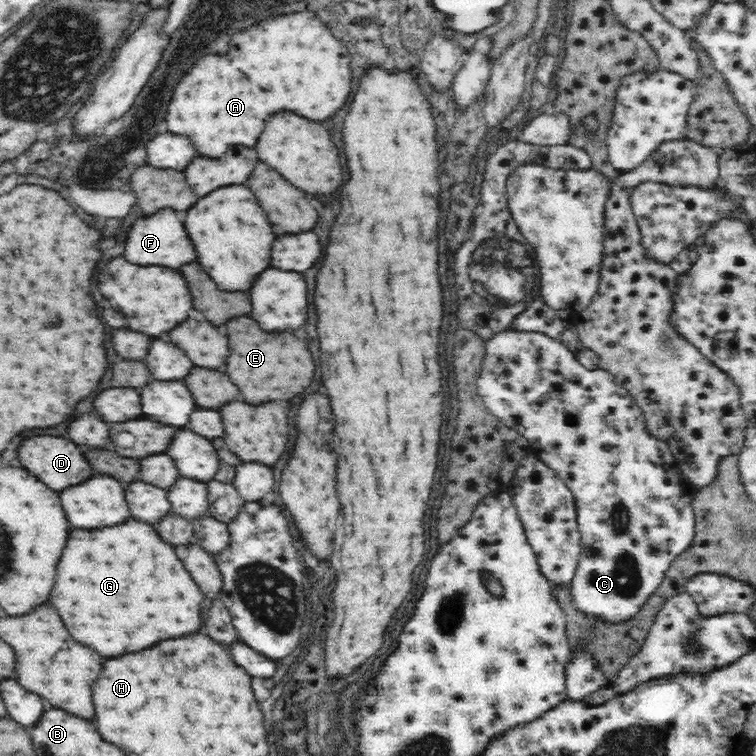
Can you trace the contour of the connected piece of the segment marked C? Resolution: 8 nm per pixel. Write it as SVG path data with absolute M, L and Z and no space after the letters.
M504 330L494 334L492 338L486 342L486 355L483 361L482 370L477 378L477 391L482 397L485 407L493 414L494 417L500 418L503 424L509 428L516 428L518 433L526 434L526 438L530 440L532 452L542 458L542 462L546 462L552 470L556 470L556 474L560 478L566 480L566 486L572 488L574 494L574 502L576 502L576 510L578 510L577 521L581 536L582 556L576 568L576 576L572 580L572 594L574 600L578 602L578 608L584 612L592 612L598 615L598 618L608 621L623 621L632 618L638 608L642 606L642 602L658 588L658 584L662 583L665 573L669 570L669 566L673 560L684 549L689 549L693 541L693 528L695 518L693 508L690 502L695 497L695 486L690 484L689 480L684 476L682 469L678 466L673 452L670 450L669 444L664 440L658 440L652 435L648 435L642 426L645 418L643 412L638 407L638 403L622 386L618 386L612 376L604 370L590 370L588 367L576 360L573 352L569 347L564 346L562 342L546 336L546 334L532 333L516 330Z

